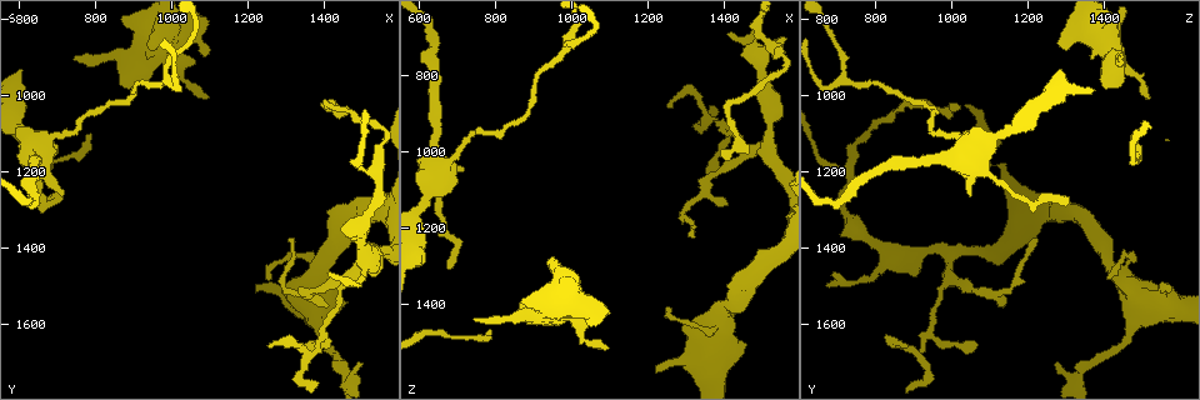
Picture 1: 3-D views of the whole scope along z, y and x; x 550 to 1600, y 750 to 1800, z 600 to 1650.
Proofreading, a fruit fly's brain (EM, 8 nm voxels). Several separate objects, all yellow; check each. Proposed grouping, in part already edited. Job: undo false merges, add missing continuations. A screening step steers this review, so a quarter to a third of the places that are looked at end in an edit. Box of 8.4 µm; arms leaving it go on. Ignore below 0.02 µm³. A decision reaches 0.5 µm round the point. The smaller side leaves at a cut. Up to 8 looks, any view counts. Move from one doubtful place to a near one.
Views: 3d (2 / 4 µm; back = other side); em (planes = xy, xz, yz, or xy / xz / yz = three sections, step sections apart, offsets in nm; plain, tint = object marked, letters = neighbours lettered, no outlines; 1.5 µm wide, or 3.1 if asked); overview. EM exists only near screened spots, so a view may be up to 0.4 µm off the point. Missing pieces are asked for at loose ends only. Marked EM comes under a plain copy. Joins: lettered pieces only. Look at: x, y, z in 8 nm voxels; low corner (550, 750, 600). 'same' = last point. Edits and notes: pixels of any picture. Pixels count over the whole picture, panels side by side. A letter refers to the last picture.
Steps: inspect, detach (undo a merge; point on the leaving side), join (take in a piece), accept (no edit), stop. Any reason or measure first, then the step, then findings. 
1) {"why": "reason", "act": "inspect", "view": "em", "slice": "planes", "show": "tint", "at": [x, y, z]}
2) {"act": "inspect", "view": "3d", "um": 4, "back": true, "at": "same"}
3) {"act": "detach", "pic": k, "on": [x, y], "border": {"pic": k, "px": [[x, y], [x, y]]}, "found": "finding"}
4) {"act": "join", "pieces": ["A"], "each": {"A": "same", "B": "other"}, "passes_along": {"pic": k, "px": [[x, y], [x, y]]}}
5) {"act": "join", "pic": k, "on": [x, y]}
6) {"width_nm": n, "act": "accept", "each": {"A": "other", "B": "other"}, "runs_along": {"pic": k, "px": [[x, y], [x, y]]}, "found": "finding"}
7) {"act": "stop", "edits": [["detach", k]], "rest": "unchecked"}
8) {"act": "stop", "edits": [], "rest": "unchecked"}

{"why": "sharp bend", "act": "inspect", "view": "3d", "um": 2, "at": [1405, 1030, 870]}

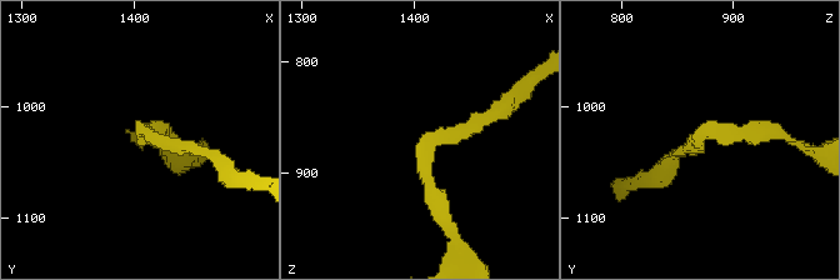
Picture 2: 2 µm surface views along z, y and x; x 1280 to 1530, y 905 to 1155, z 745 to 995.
{"act": "inspect", "view": "em", "slice": "xz", "step": 4, "show": "letters", "at": [1412, 1022, 874]}

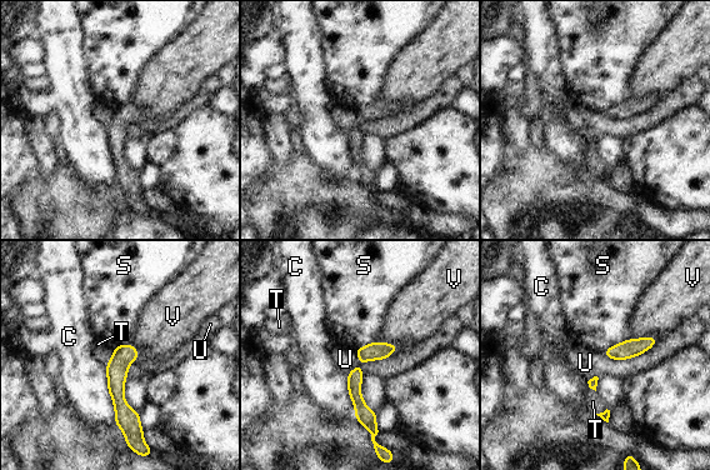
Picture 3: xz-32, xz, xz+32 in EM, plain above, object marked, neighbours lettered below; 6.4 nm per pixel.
{"act": "accept", "each": {"C": "other", "S": "other", "T": "other", "U": "other", "V": "other"}, "runs_along": {"pic": 3, "px": [[121, 348], [118, 400], [134, 434]]}, "found": "continuous, no second cell"}

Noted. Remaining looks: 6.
{"why": "an open end", "act": "inspect", "view": "3d", "um": 2, "at": [745, 905, 1435]}

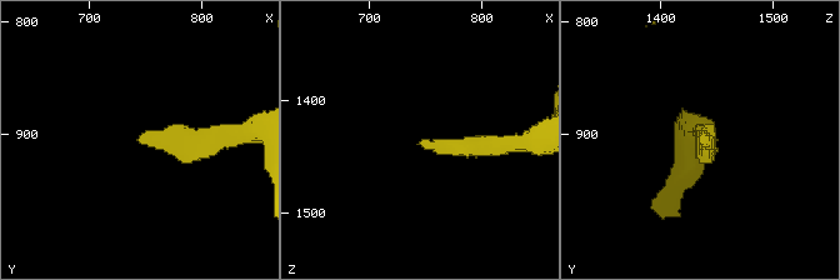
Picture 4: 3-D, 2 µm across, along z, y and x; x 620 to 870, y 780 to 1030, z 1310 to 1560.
{"why": "now the EM", "act": "inspect", "view": "em", "slice": "yz", "step": 4, "show": "letters", "at": [746, 902, 1436]}

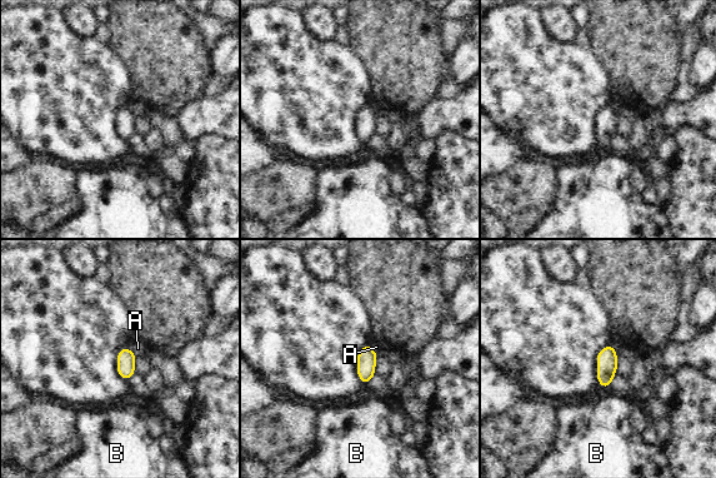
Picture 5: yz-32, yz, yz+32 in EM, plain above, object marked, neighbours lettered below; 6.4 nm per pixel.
{"act": "inspect", "view": "em", "slice": "planes", "show": "letters", "at": "same"}

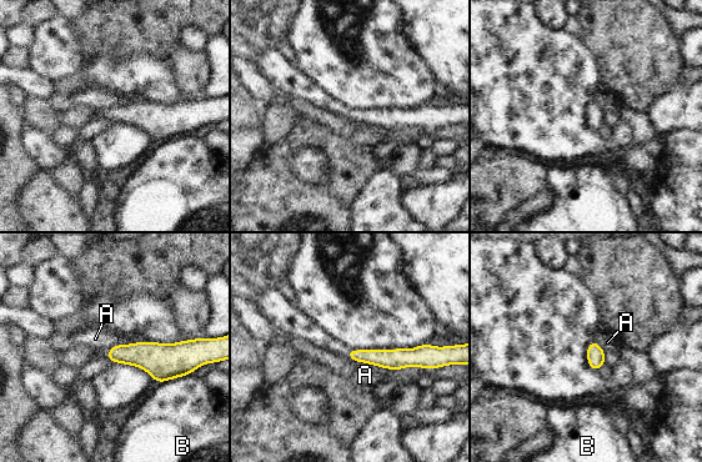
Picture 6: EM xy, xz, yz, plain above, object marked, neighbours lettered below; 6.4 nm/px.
{"width_nm": 100, "act": "accept", "each": {"A": "other", "B": "other"}, "runs_along": {"pic": 6, "px": [[351, 353], [376, 357], [425, 358]]}, "found": "no lettered piece goes on from it"}

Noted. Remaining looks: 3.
{"why": "tapers out", "act": "inspect", "view": "em", "slice": "xy", "step": 4, "show": "letters", "at": [685, 1265, 1305]}

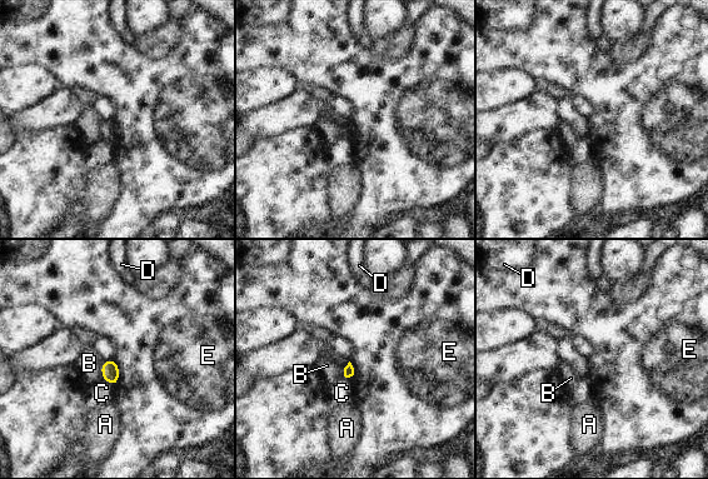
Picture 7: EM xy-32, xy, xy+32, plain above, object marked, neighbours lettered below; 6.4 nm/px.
{"act": "inspect", "view": "em", "slice": "planes", "show": "letters", "at": "same"}

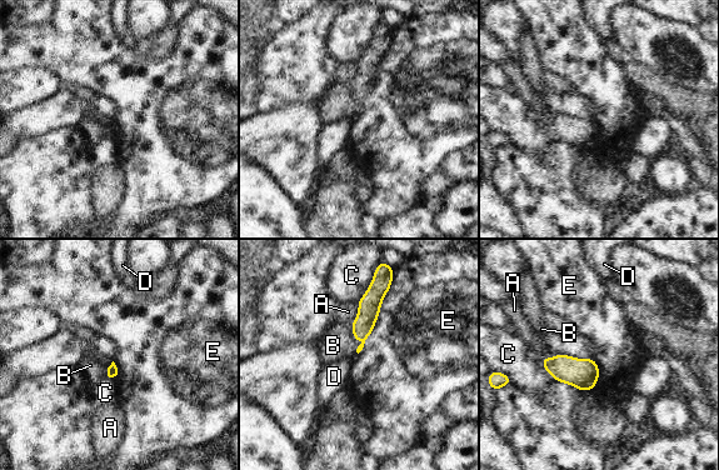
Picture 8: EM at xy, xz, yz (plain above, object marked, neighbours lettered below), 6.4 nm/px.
{"act": "accept", "each": {"A": "other", "B": "other", "C": "other", "D": "other", "E": "other"}, "border": {"pic": 8, "px": [[393, 279], [373, 330], [358, 354]]}, "found": "none of them fits"}

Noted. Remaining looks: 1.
{"act": "stop", "edits": [], "rest": "unchecked"}

